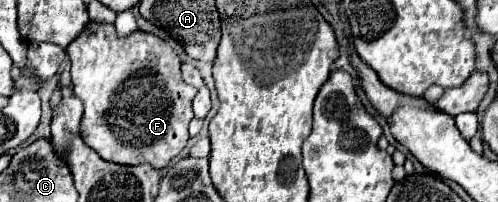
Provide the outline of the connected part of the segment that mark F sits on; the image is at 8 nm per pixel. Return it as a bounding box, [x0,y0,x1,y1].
[66,21,196,169]

